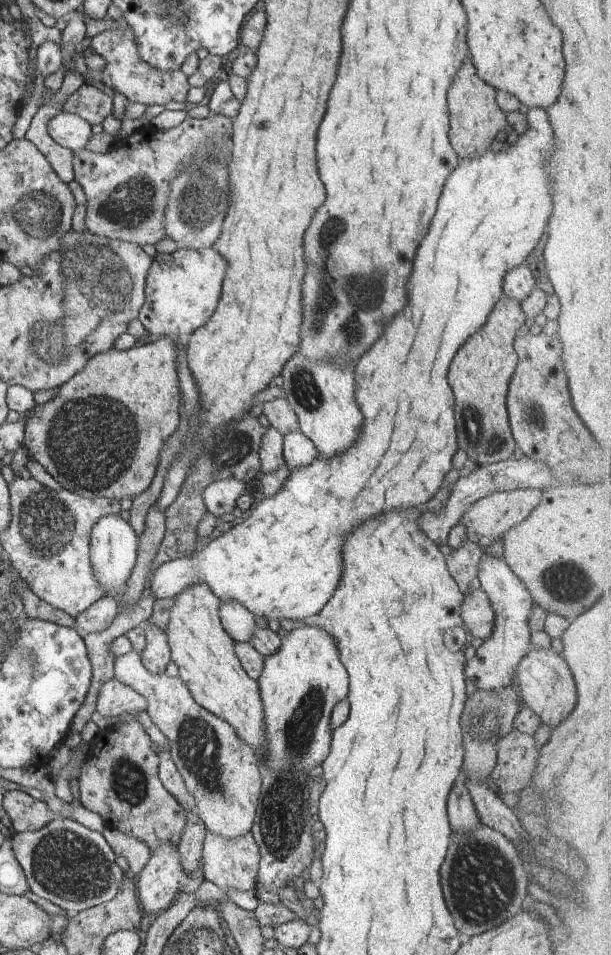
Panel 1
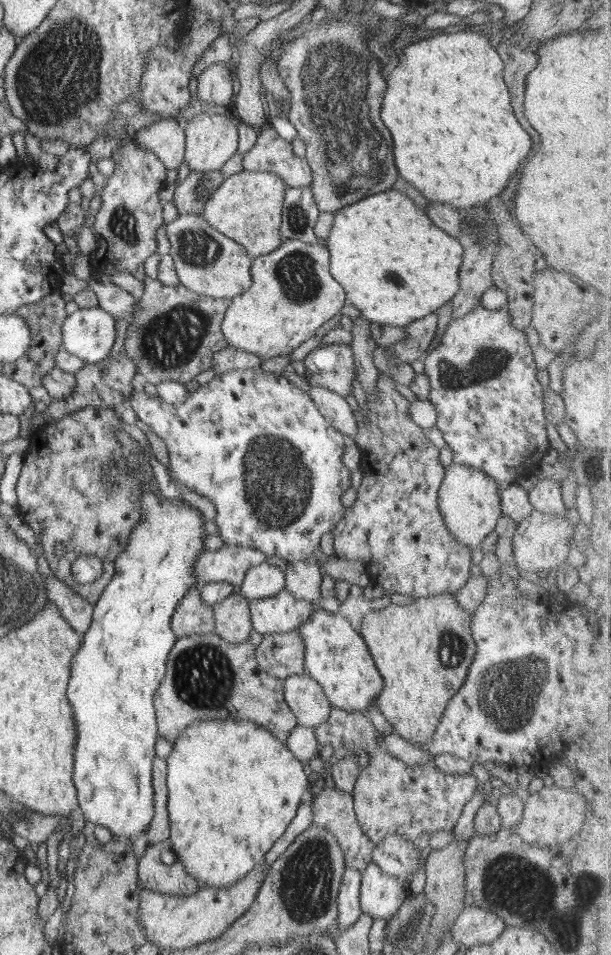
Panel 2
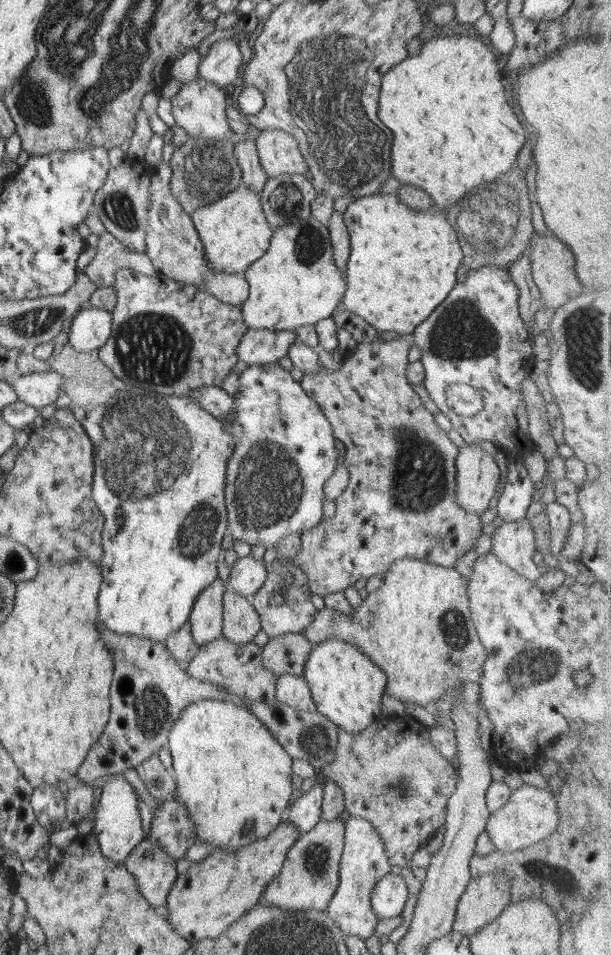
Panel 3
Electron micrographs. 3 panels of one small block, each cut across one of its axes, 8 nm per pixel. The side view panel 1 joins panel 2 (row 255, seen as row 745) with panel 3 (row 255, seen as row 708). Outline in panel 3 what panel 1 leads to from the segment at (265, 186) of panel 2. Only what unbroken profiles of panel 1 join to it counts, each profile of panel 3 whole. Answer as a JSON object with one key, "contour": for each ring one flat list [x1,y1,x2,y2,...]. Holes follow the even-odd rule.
{"contour":[[240,182,235,190,230,190,217,202,195,209,190,214,192,226,204,248,204,259,212,271,242,273,267,250,273,228,266,221,259,200,259,194]]}

